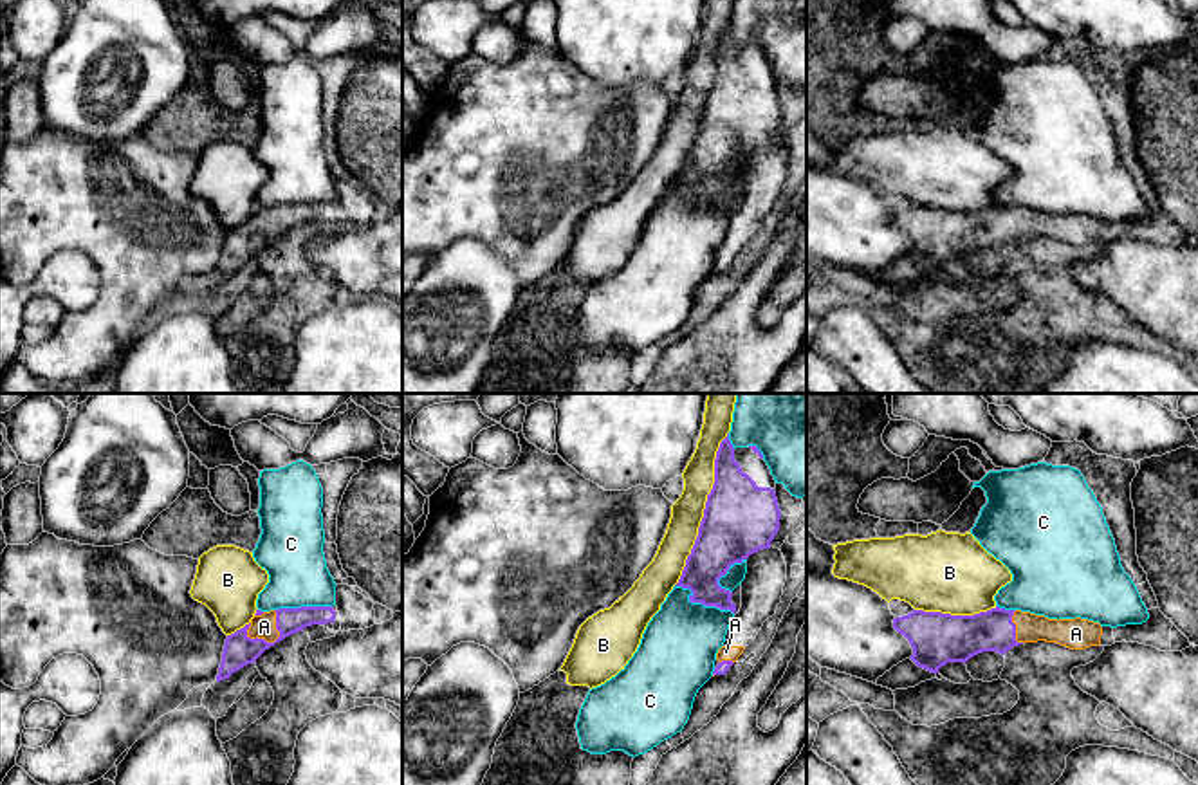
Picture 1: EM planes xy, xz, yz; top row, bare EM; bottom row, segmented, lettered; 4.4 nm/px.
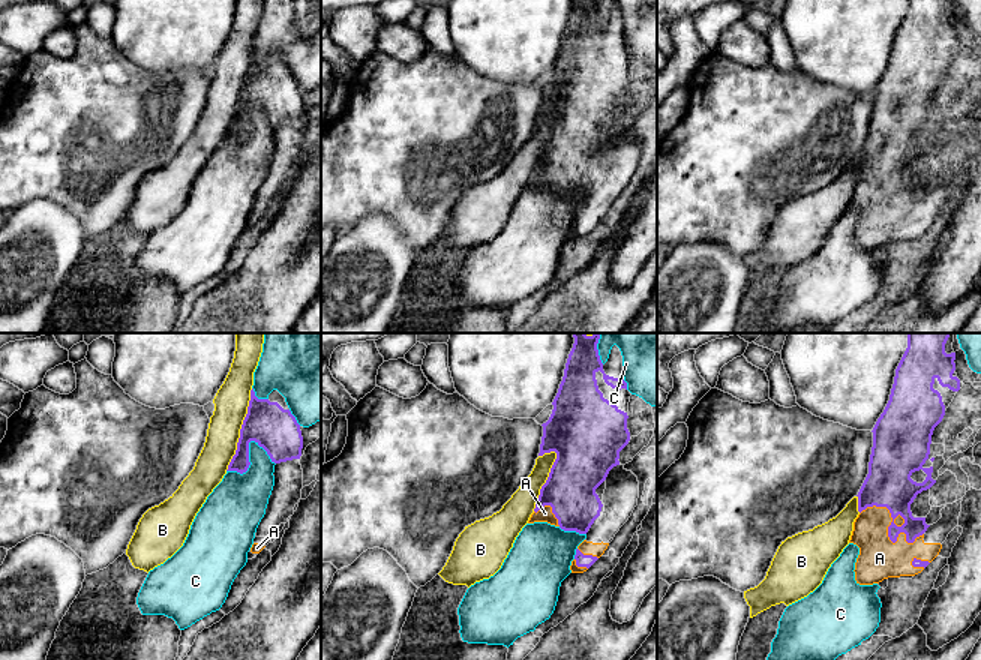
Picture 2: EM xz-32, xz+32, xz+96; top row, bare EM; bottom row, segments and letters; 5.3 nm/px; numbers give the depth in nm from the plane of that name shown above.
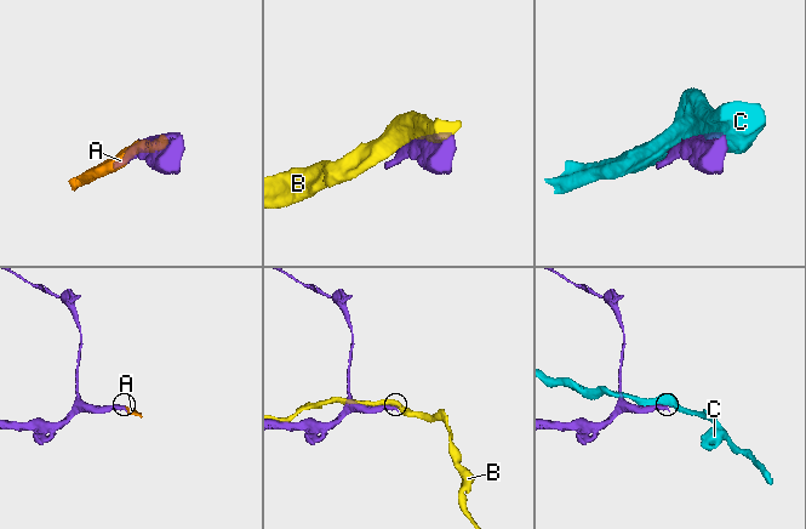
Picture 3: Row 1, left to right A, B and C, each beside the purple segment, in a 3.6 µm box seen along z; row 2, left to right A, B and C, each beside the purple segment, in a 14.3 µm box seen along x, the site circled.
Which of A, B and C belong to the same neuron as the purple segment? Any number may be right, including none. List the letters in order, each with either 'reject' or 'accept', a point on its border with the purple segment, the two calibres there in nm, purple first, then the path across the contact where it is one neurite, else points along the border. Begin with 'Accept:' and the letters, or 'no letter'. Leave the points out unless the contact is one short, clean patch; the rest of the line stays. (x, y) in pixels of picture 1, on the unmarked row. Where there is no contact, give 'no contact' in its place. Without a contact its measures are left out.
Accept: A
A: accept; contact xy (276, 235); calibres 140 and 110 nm
B: reject; contact xz (704, 105); calibres 320 and 140 nm
C: reject; contact xz (700, 197); calibres 200 and 340 nm

